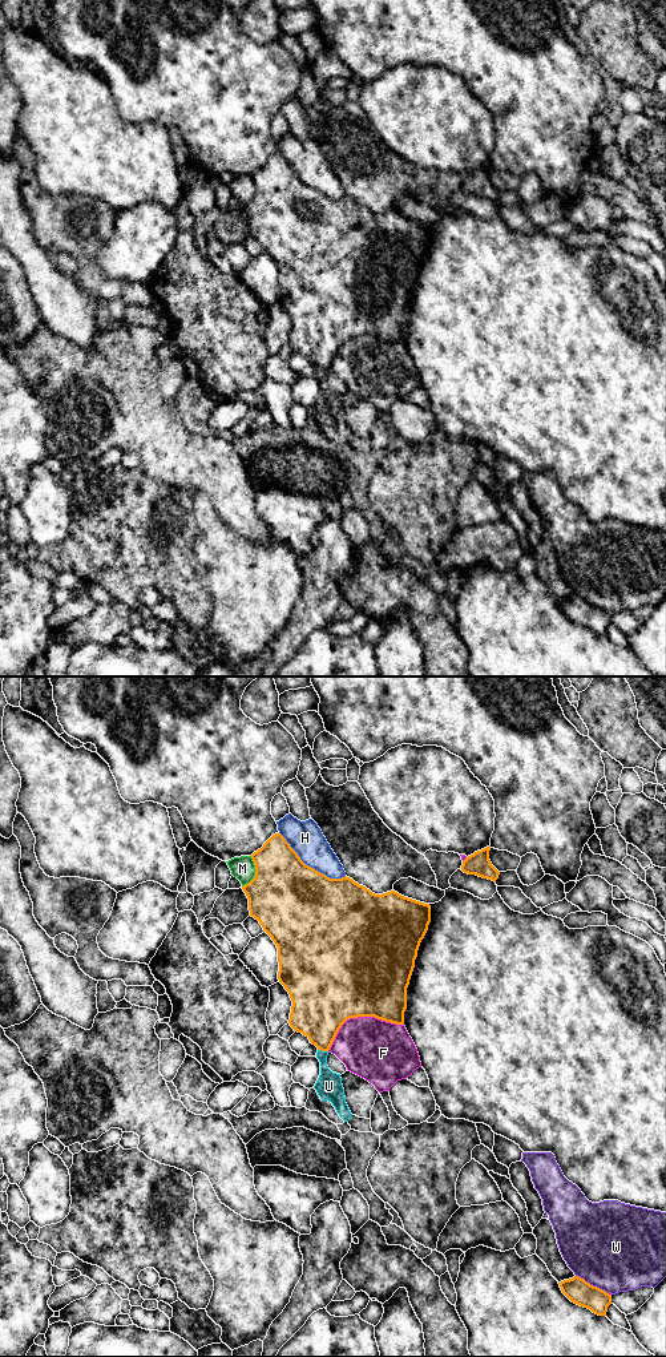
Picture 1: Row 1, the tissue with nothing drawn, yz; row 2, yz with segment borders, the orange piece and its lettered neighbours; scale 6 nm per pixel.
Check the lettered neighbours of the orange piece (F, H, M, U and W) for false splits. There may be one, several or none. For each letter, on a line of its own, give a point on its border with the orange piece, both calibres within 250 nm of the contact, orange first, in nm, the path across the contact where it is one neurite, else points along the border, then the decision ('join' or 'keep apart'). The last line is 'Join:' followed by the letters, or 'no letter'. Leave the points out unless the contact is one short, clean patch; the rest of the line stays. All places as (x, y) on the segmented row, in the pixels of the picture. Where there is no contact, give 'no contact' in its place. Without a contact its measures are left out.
F: yz (359, 1016) | 500/380 nm | keep apart
H: yz (310, 867) | 480/200 nm | keep apart
M: yz (255, 872) | 460/140 nm | keep apart
U: yz (323, 1050) | 340/160 nm | along yz (318, 1049), (327, 1051) | keep apart
W: yz (592, 1285) | 150/480 nm | keep apart
Join: no letter

